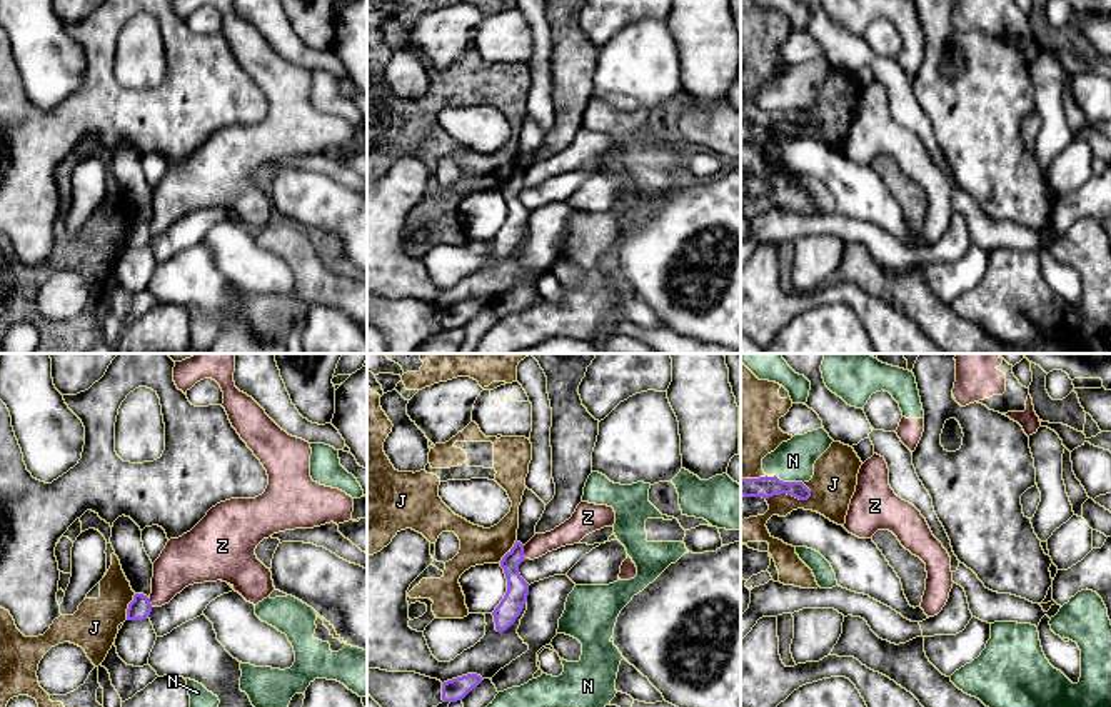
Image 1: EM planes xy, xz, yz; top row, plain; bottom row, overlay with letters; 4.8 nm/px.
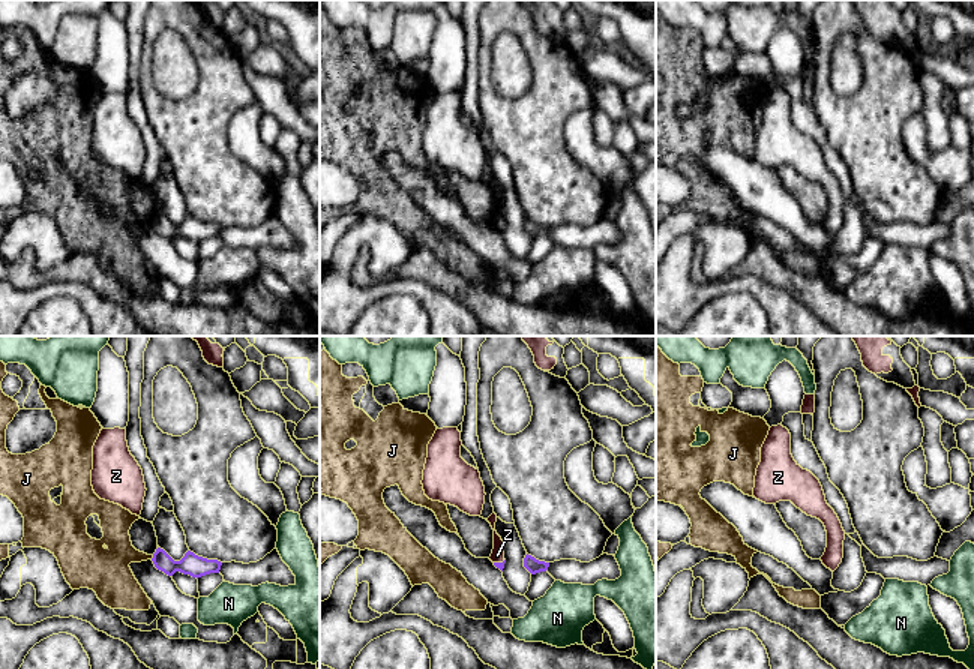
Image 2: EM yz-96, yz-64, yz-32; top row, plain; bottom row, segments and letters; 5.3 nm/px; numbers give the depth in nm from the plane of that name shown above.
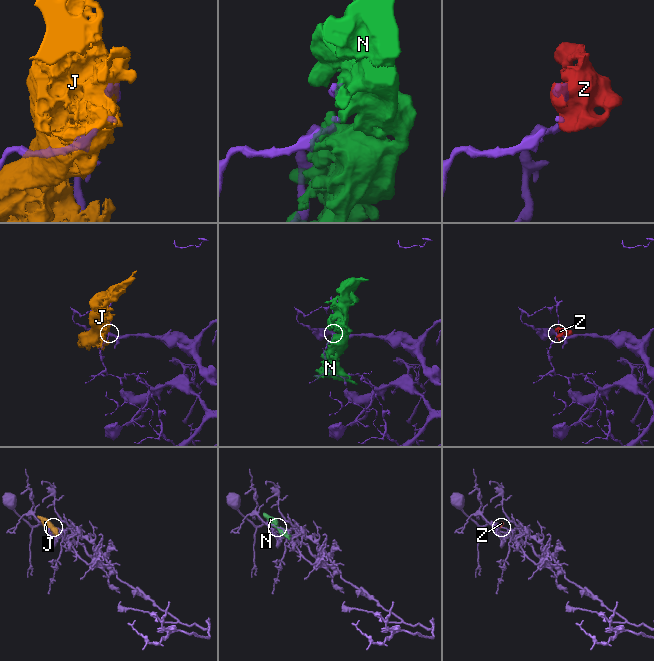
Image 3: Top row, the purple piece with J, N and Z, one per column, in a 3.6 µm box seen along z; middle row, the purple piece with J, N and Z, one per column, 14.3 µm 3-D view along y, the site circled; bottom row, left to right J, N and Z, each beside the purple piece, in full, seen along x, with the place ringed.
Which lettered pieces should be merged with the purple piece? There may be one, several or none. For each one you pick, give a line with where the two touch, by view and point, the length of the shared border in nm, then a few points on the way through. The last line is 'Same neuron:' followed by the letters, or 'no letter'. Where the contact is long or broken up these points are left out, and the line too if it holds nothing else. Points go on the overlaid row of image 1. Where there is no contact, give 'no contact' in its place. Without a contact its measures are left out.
Same neuron: no letter

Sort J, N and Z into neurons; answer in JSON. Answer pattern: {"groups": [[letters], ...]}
{"groups": [["J"], ["N", "Z"]]}

